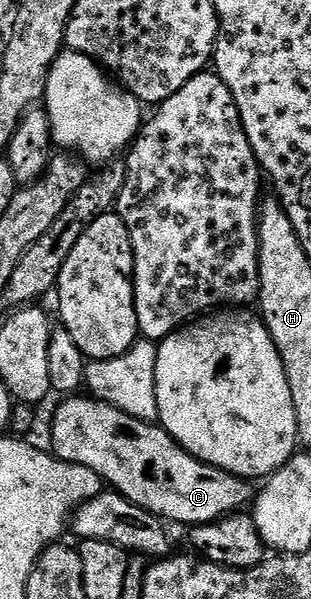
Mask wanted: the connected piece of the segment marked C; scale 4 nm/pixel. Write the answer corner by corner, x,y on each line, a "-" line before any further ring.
74,394
62,398
57,412
53,415
53,447
52,454
57,458
83,465
91,469
101,478
102,484
108,485
117,494
149,511
162,521
173,523
213,523
214,520
232,515
245,502
251,499
250,484
239,475
221,471
218,467
199,461
191,453
187,453
166,433
164,427
156,422
145,422
128,415
115,405
104,403
102,399
90,397
88,394

